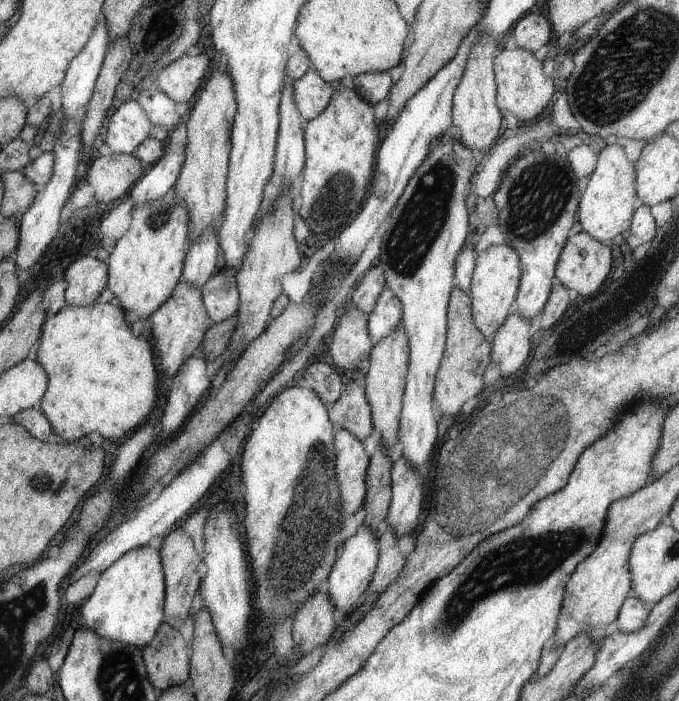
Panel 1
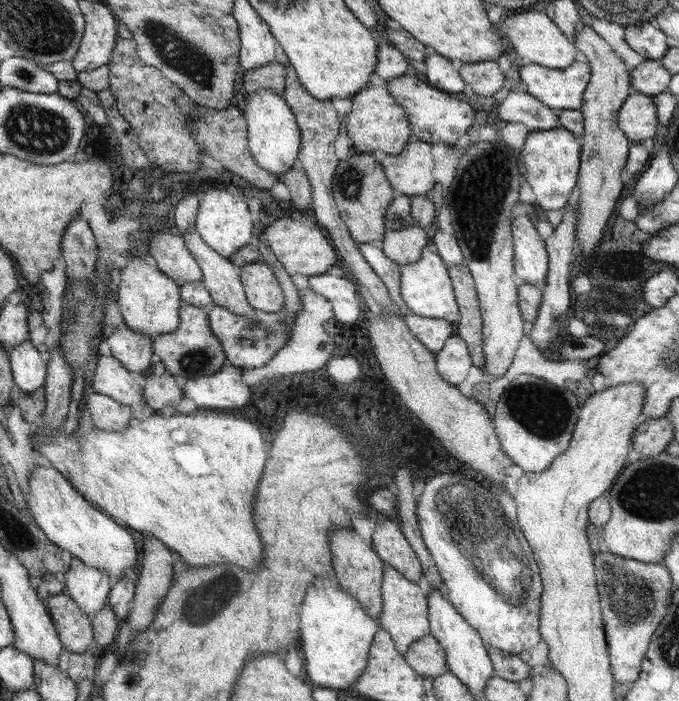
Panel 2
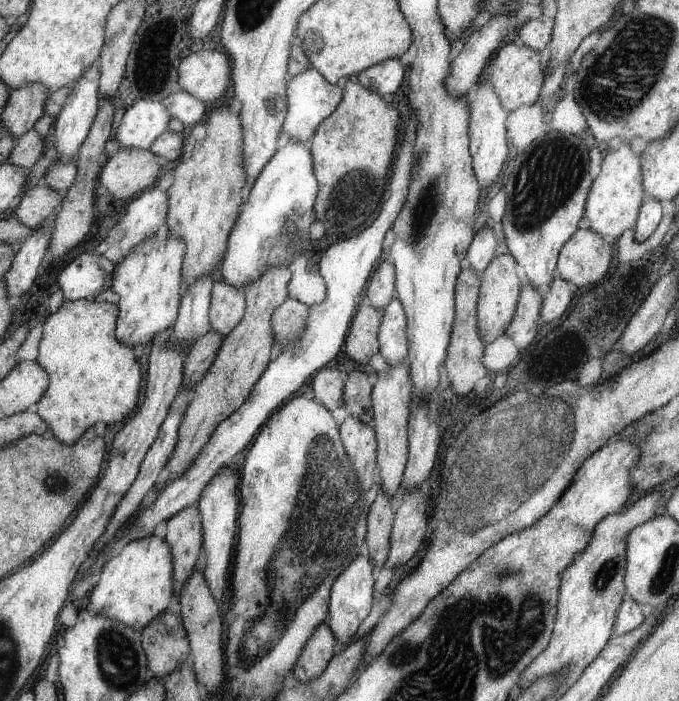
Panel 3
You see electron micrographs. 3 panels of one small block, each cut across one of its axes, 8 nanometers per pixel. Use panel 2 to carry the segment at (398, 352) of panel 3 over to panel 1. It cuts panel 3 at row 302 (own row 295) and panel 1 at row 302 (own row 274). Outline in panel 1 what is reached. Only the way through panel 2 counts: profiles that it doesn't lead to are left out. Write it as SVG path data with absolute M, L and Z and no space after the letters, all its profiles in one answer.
M386 286L382 294L376 300L376 306L372 308L369 315L369 335L372 336L373 344L386 334L394 332L398 324L402 321L402 310L400 300L396 298L394 292Z

